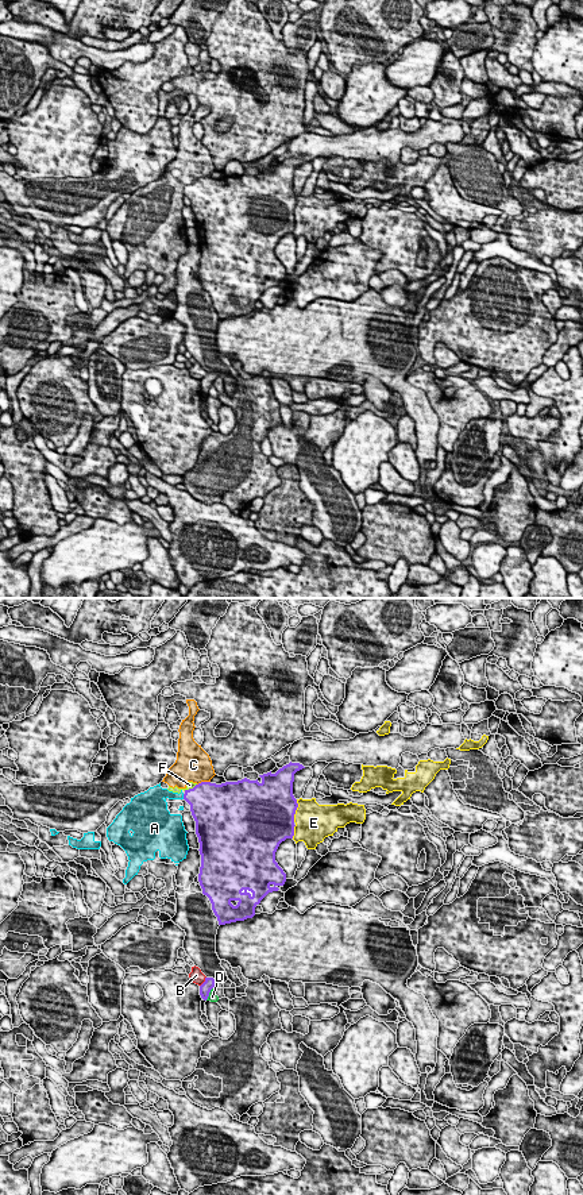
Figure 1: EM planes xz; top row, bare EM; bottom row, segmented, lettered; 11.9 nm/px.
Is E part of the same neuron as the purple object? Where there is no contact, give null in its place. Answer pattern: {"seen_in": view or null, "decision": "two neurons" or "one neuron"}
{"seen_in": "xz", "decision": "two neurons"}

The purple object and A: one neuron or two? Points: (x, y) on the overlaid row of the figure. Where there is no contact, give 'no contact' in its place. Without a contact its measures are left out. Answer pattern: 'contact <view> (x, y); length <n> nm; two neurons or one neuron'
contact xz (184, 797); length 70 nm; two neurons

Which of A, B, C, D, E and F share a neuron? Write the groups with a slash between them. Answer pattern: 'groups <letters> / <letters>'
groups A C F / B / D / E

